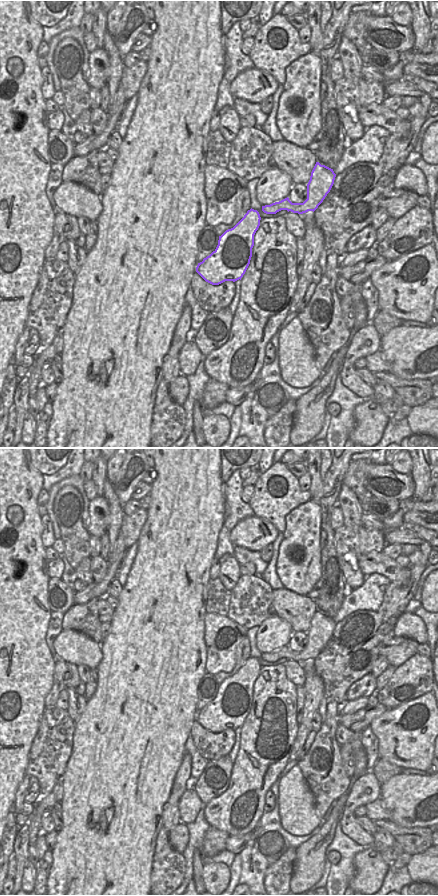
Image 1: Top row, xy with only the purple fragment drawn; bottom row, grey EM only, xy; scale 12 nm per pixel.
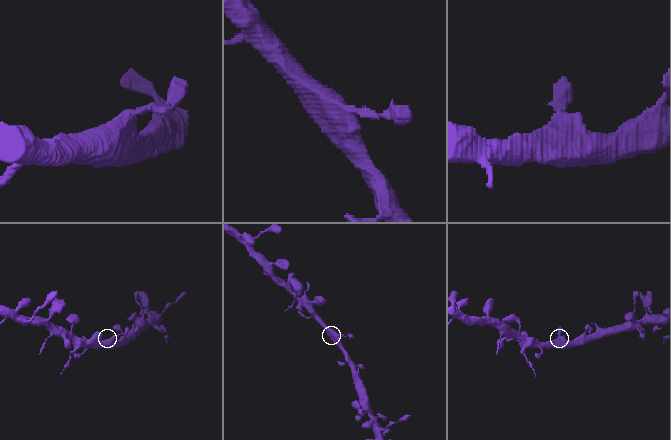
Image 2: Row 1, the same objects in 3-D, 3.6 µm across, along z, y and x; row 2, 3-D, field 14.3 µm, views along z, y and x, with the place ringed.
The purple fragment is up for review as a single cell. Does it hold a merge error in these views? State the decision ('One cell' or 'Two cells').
One cell

